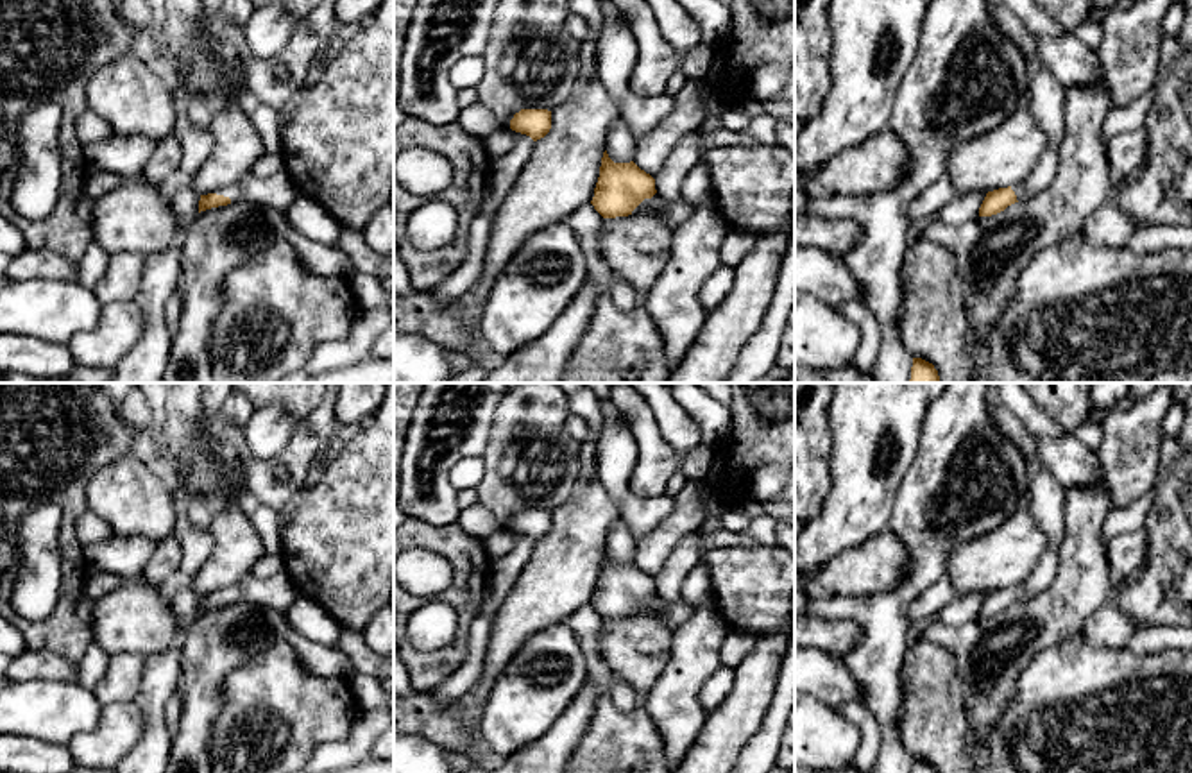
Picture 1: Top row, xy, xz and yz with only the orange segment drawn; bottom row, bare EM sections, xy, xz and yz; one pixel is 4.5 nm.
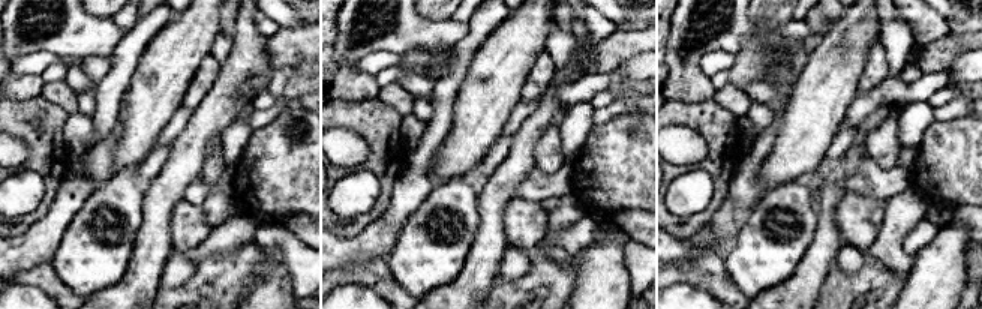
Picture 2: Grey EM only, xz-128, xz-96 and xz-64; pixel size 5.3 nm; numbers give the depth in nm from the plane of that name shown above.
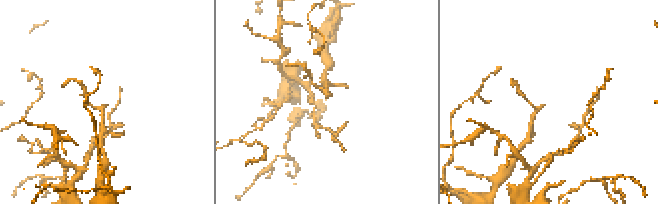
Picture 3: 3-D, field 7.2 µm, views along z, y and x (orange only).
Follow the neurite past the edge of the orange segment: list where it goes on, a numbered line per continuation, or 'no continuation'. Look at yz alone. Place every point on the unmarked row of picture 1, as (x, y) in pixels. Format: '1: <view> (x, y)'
1: yz (1047, 498)

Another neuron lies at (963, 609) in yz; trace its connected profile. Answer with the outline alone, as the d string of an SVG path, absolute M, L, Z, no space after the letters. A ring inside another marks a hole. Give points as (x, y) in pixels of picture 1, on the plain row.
M972 592L956 596L956 599L936 612L938 621L945 626L963 626L979 616L979 608L988 592Z

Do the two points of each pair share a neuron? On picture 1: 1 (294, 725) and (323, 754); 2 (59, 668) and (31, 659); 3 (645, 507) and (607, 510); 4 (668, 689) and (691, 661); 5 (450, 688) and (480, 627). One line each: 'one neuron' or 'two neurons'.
1: two neurons
2: one neuron
3: two neurons
4: one neuron
5: one neuron

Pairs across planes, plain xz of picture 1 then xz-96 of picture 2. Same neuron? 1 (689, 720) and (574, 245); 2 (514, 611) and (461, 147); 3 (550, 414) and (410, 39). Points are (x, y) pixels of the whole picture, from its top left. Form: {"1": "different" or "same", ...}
{"1": "different", "2": "same", "3": "different"}

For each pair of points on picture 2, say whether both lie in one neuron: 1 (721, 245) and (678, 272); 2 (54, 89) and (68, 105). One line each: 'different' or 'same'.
1: different
2: same

